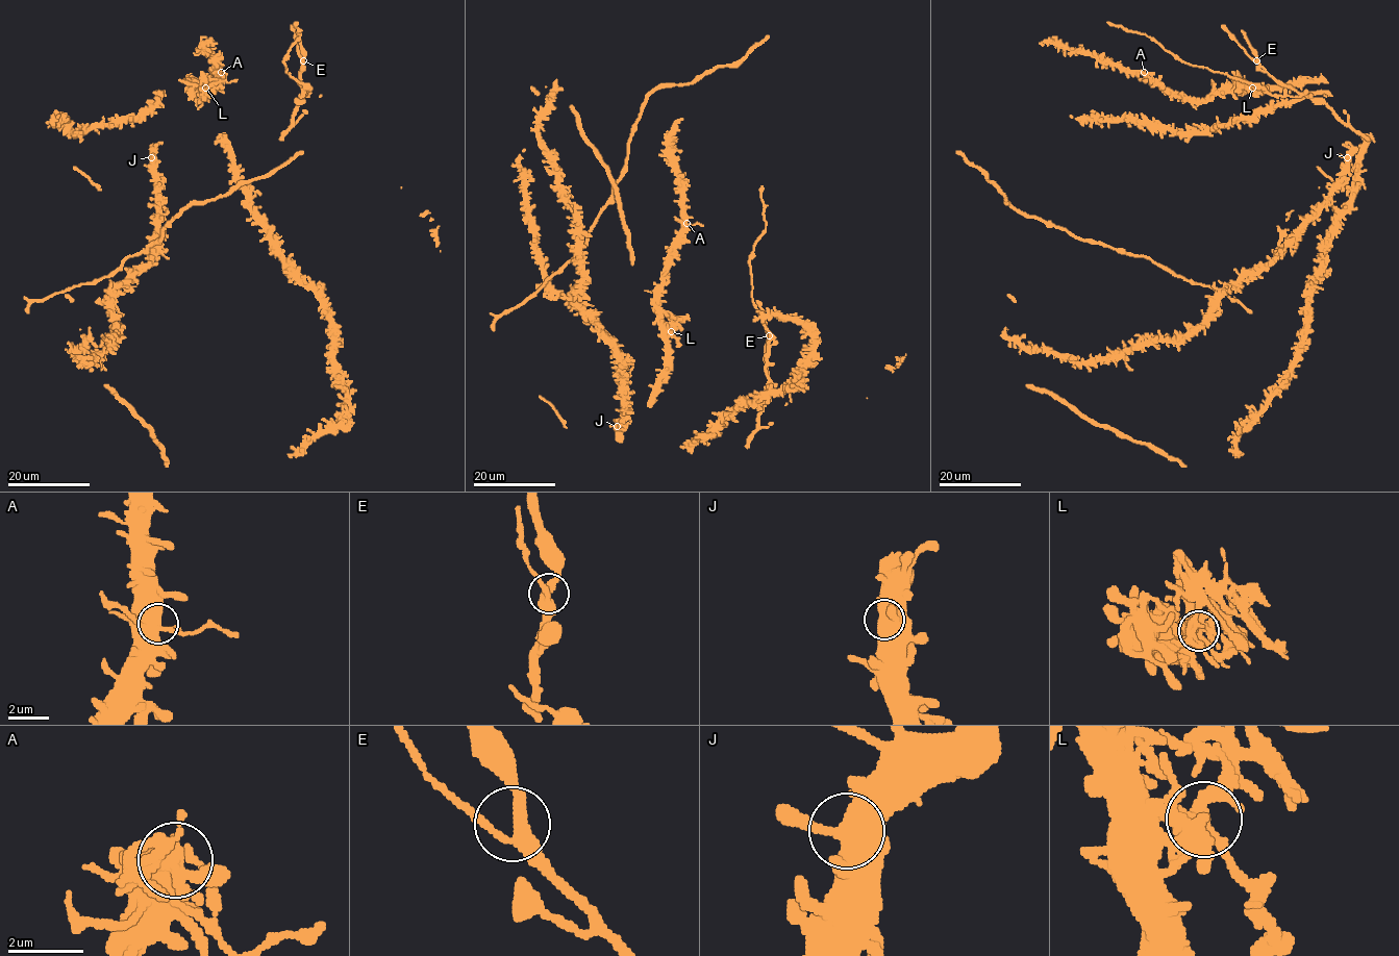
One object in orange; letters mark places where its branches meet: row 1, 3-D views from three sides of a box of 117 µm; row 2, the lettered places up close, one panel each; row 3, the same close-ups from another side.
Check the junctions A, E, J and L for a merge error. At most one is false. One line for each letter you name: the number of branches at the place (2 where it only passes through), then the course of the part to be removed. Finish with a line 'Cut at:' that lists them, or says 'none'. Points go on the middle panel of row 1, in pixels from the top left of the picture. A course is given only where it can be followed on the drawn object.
L: 3 branches meet; foreign part runs (671, 331), (670, 315), (675, 319)
Cut at: L

